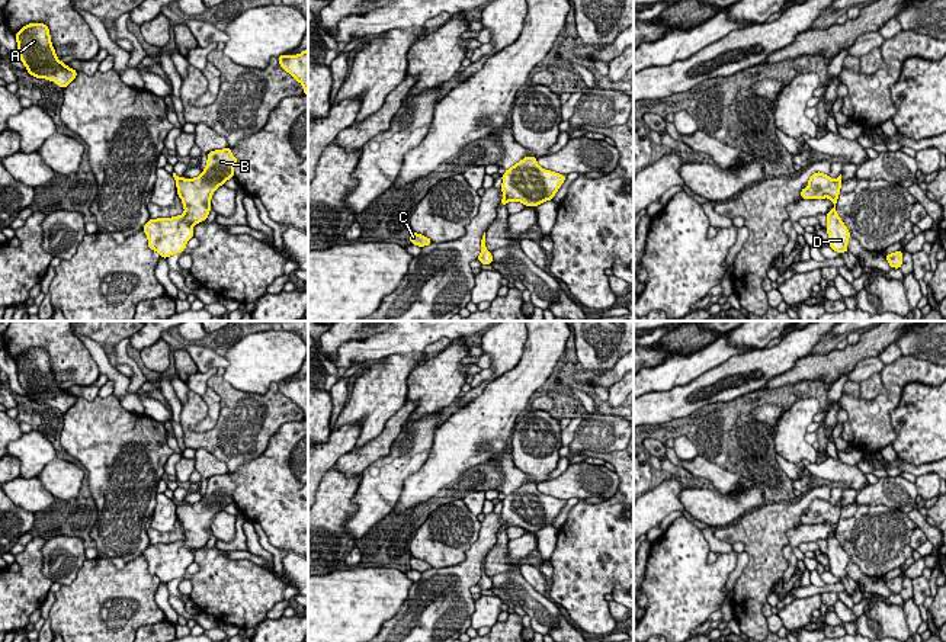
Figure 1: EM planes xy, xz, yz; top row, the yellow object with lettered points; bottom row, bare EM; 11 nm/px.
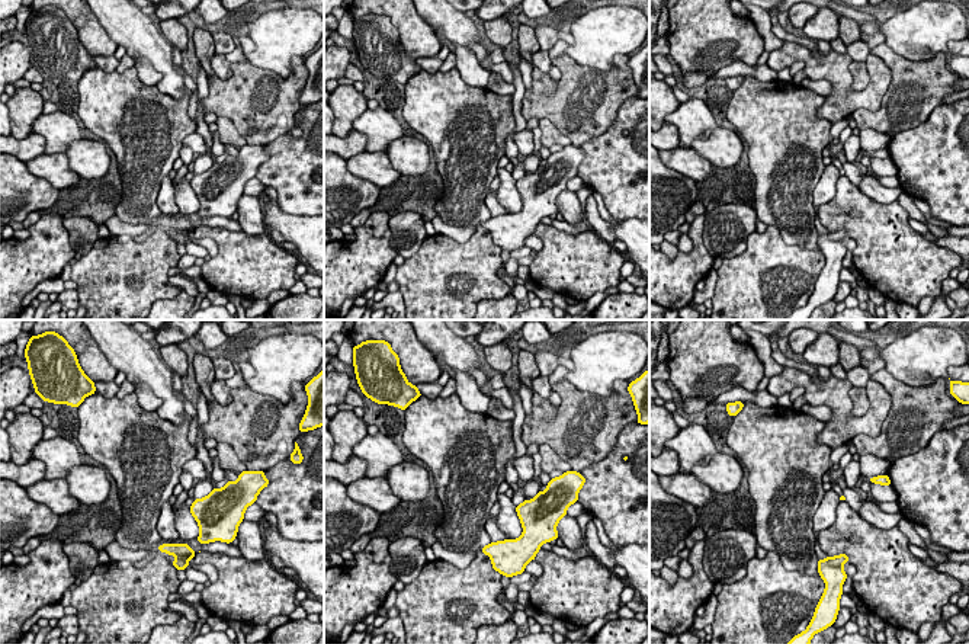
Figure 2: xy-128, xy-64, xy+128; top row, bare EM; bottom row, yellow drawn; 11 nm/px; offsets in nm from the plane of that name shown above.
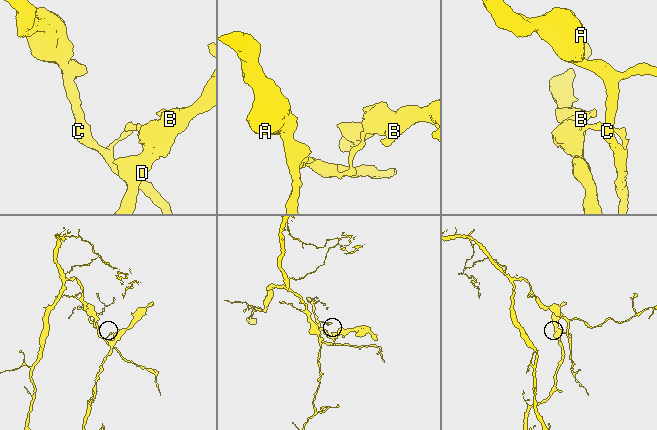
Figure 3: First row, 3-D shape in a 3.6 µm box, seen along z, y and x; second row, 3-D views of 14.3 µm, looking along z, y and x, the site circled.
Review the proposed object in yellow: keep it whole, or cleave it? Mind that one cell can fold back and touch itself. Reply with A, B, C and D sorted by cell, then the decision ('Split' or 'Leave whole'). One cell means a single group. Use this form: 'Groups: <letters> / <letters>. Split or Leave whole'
Groups: A C / B D. Split

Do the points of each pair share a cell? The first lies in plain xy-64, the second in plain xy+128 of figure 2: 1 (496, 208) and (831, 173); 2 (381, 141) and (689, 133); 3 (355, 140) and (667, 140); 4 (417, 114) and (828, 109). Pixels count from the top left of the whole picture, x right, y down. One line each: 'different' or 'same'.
1: different
2: same
3: same
4: different

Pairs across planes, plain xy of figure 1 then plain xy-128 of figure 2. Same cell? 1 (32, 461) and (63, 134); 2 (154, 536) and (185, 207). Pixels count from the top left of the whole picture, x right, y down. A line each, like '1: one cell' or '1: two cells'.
1: one cell
2: two cells

